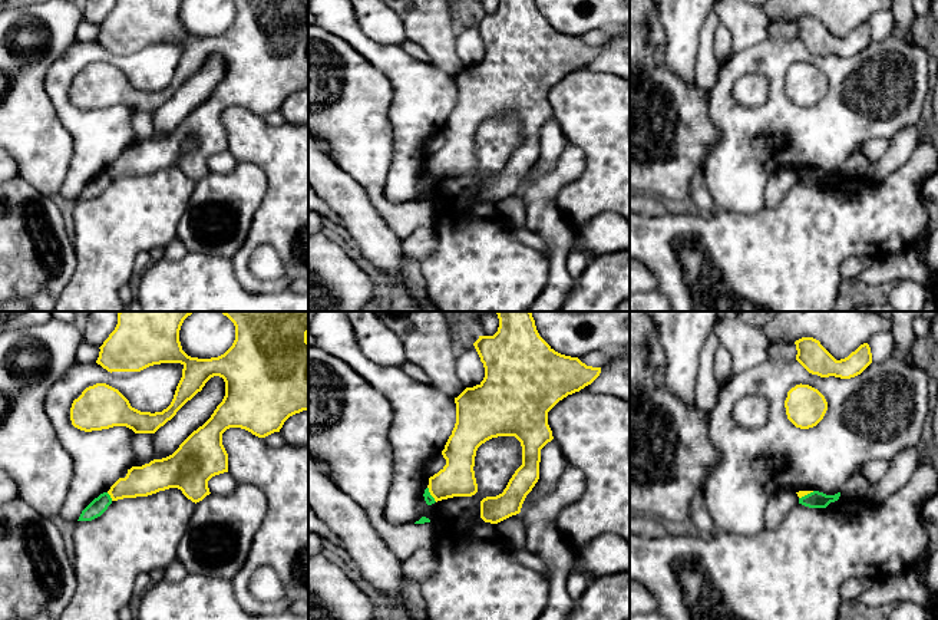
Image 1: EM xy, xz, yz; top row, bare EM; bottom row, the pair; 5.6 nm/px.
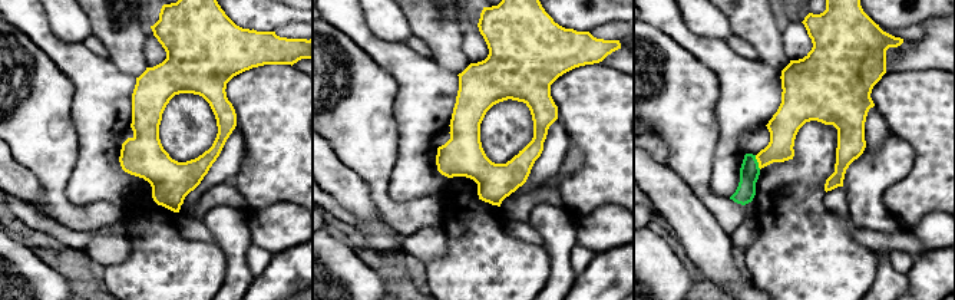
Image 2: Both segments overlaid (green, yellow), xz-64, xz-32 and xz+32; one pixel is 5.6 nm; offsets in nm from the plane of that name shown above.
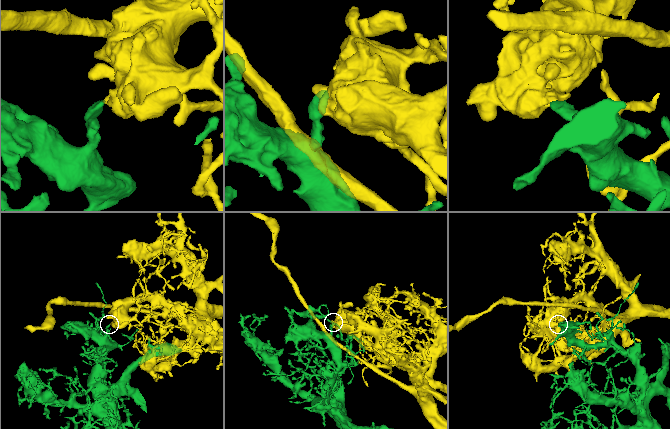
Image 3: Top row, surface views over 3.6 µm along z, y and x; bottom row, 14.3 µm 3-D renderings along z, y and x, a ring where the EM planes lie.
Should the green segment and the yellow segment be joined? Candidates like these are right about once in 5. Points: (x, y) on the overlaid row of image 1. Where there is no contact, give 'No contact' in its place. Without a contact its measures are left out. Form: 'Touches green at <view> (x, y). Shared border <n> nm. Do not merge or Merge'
Touches green at xy (109, 497). Shared border 60 nm. Do not merge

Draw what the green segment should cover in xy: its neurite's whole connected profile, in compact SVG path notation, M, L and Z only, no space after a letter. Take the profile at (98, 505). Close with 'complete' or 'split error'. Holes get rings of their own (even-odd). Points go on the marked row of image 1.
M108 492L100 494L95 498L80 514L77 521L92 521L100 517L108 507L112 504L112 498Z; complete

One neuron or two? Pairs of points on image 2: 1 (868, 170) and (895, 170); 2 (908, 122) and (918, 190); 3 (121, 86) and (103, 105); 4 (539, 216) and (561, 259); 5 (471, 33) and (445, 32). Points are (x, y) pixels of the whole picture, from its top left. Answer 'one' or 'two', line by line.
1: one
2: one
3: one
4: one
5: two

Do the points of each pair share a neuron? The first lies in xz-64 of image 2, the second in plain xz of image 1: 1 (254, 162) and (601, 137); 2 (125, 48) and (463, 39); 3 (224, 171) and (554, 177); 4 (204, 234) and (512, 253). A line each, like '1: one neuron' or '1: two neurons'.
1: one neuron
2: two neurons
3: two neurons
4: two neurons

